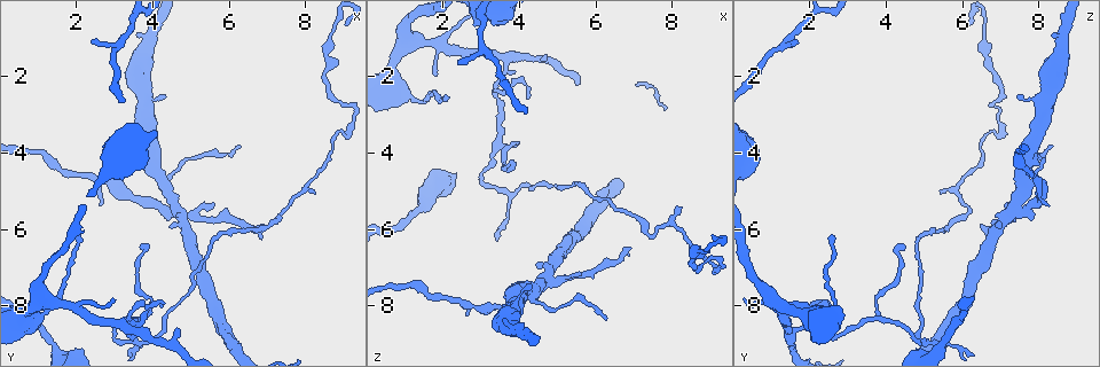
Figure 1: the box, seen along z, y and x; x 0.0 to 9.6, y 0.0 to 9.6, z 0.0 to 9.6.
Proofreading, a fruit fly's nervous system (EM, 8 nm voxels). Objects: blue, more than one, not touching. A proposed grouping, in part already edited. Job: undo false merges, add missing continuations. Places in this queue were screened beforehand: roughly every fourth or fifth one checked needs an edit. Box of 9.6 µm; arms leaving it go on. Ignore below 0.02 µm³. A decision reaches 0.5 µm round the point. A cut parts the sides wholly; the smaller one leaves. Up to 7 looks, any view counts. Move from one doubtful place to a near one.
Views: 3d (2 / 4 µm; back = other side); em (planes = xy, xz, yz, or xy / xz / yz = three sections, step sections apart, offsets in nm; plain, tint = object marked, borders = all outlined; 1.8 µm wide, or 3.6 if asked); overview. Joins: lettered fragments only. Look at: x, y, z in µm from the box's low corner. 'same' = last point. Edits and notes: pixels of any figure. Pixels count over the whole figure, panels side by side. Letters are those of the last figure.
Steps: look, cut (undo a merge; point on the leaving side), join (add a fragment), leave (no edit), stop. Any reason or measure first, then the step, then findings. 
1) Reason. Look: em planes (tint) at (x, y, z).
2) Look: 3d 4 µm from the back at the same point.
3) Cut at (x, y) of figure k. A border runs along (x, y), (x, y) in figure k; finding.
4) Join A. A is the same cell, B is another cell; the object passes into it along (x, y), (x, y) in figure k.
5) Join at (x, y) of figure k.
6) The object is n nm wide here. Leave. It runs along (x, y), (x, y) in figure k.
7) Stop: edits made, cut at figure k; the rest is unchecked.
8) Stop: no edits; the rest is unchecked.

Thin end. Look: em xy step 4 (borders) at (3.90, 8.10, 1.90).

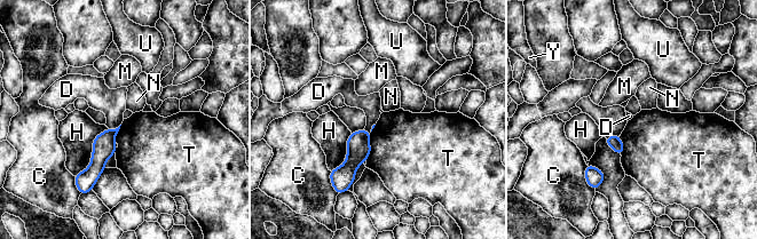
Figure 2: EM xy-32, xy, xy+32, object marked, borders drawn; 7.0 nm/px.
Look: em planes (borders) at the same point.

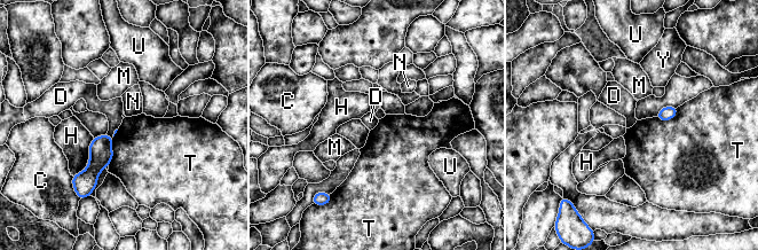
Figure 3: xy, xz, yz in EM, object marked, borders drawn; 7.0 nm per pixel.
Join D. D is the same cell, C, H, M, N, T, U and Y are other cells; the neuron continues.

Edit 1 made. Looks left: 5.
Redraw. Look: overview.

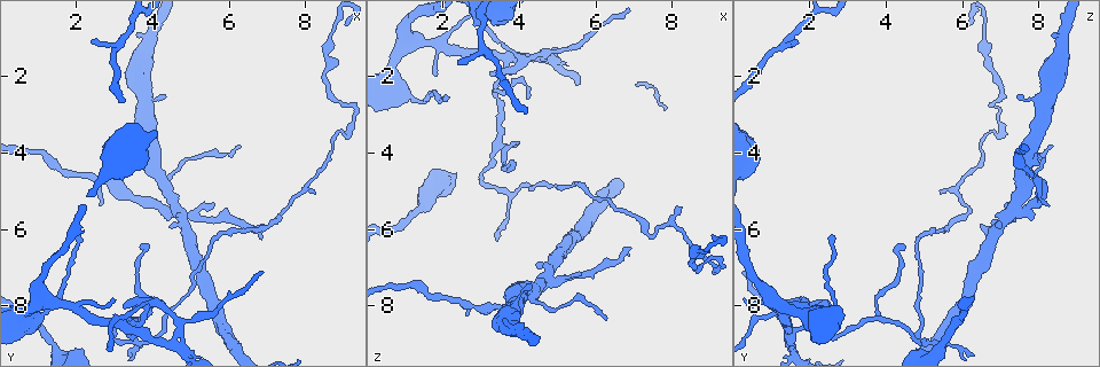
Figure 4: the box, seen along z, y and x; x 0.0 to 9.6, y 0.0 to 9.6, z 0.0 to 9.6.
Branch stops here. Look: 3d 2 µm at (6.90, 5.90, 6.50).

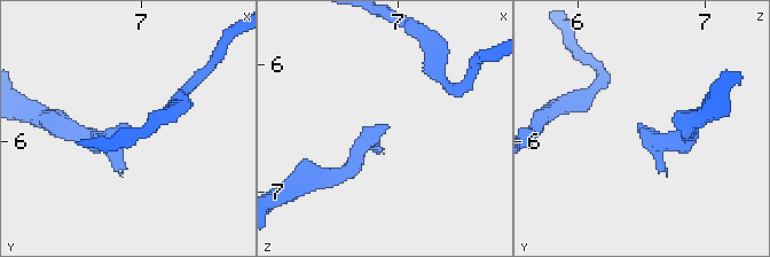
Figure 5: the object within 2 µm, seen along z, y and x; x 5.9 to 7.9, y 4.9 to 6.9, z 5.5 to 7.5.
Need the tissue. Look: em xy step 4 (borders) at (6.88, 5.90, 6.48).

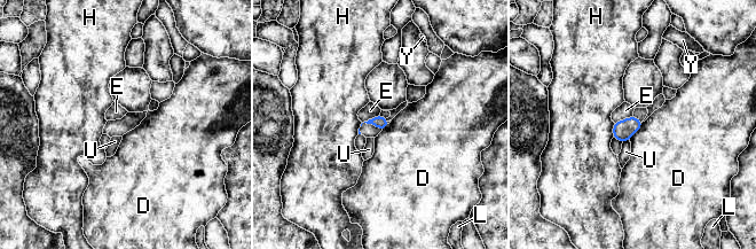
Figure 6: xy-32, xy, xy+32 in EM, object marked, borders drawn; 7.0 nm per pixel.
Another direction. Look: em yz step 16 (borders) at the same point.

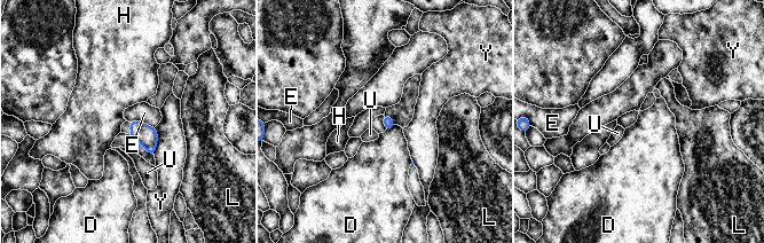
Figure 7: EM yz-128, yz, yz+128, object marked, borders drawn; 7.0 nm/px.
The longest contact is with Y, 200 nm. Leave. D, E, H, L, U and Y are other cells; a border runs along (128, 120), (140, 120), (154, 127) in figure 7; none of them fits.

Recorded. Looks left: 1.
Stop: edits made, join at figure 3; the rest is unchecked.

